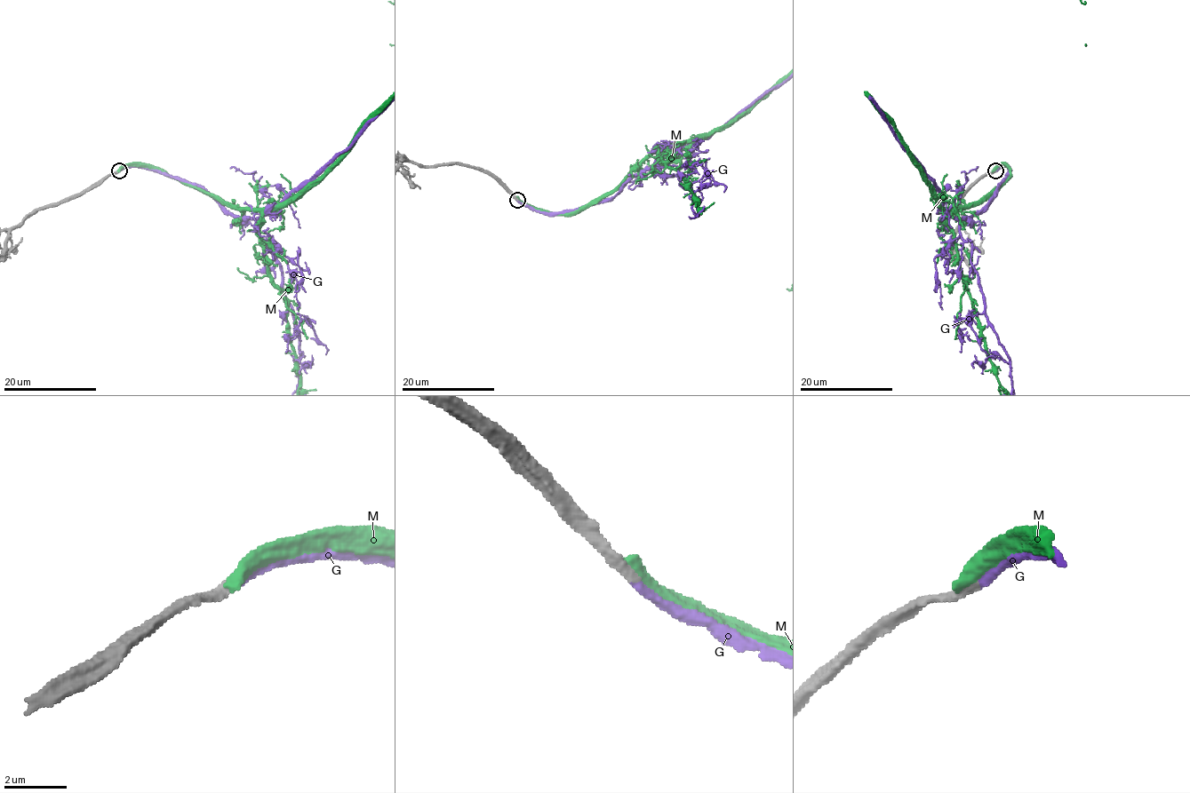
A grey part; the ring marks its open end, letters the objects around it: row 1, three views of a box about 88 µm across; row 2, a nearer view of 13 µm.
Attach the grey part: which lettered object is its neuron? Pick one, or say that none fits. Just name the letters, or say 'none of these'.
G

